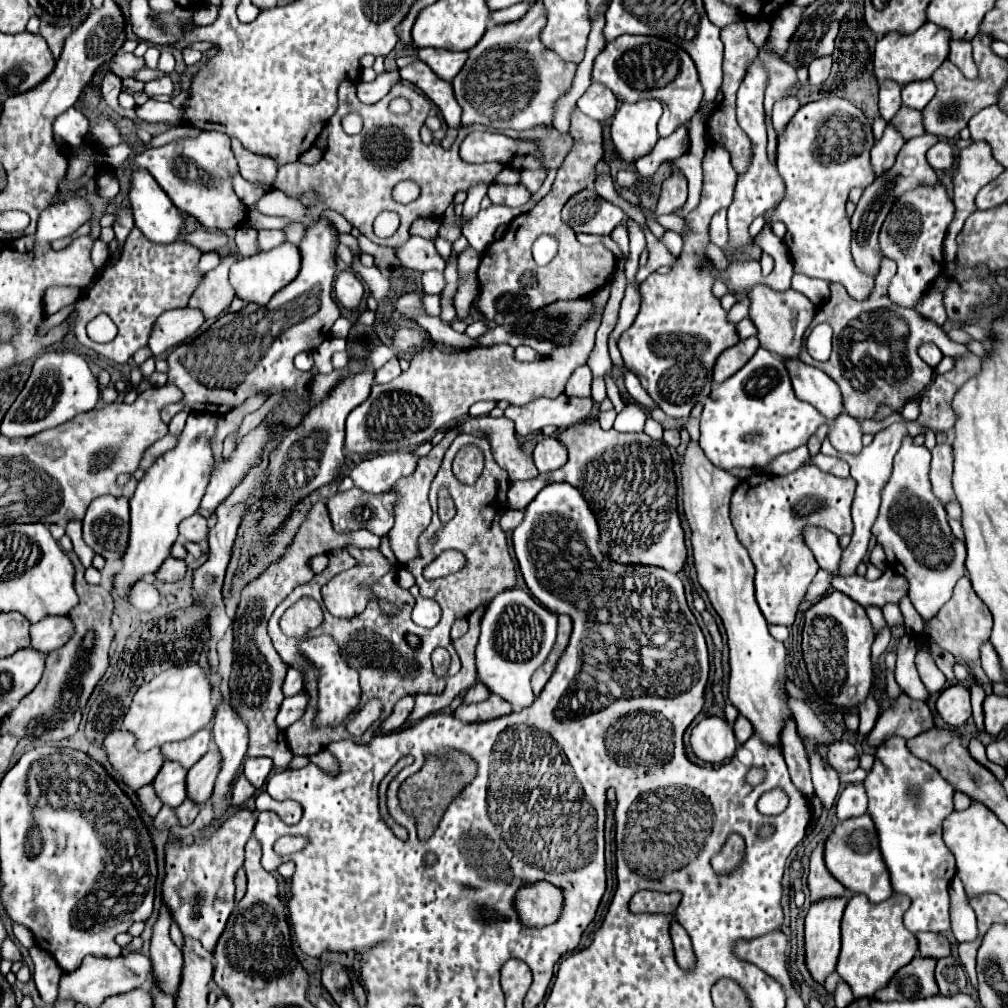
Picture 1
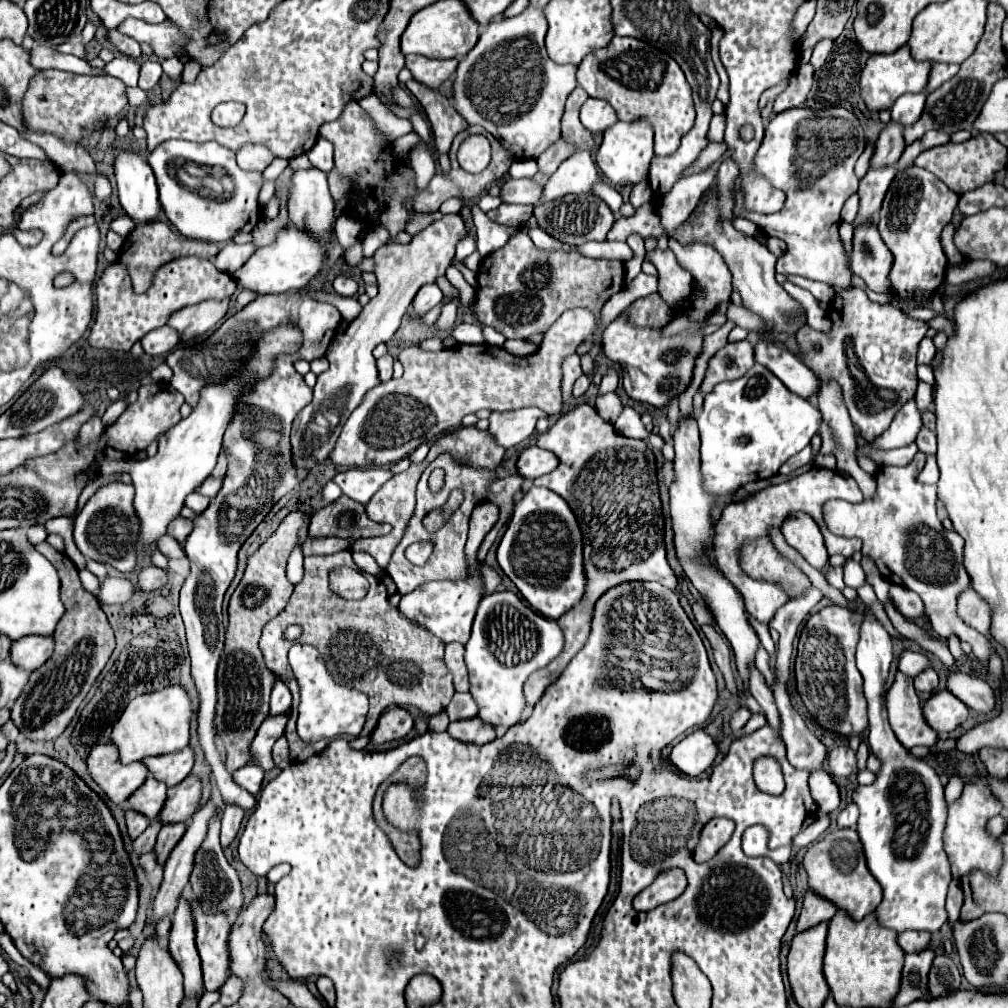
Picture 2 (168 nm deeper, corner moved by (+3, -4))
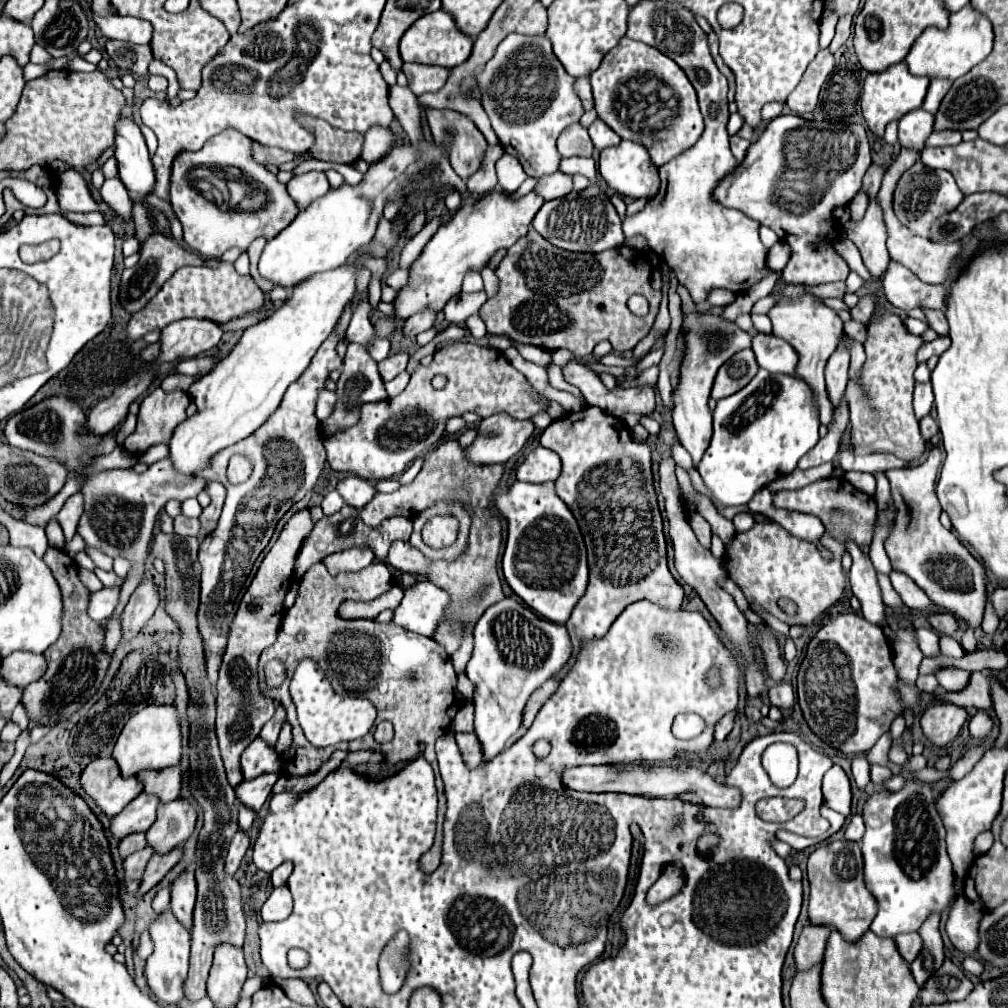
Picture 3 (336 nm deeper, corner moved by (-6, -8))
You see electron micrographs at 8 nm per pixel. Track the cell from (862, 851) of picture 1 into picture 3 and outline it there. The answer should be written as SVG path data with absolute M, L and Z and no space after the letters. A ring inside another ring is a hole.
M834 841L818 847L808 857L808 917L812 925L826 925L836 931L846 941L858 941L864 935L876 913L876 899L864 885L864 861L860 845L854 841ZM852 877L852 879L850 879Z

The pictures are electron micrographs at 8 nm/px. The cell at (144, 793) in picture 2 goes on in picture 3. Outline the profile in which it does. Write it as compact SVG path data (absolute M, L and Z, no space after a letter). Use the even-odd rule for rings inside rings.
M140 793L132 799L116 817L110 819L110 833L116 839L124 839L130 833L146 831L156 819L158 797Z

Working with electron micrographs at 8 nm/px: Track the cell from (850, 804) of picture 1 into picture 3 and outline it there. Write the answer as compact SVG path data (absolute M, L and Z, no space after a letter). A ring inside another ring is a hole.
M856 813L850 821L850 825L846 827L846 839L848 841L860 841L864 835L864 821L862 821L862 815Z

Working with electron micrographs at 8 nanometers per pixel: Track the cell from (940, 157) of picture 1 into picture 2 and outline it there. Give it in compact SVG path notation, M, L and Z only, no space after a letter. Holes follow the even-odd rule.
M979 133L965 143L947 143L947 145L927 149L915 159L915 165L925 167L941 181L945 181L947 187L951 187L955 193L961 195L965 191L971 191L975 187L993 181L993 175L1005 169L1005 161L1007 161L1007 147L1003 147L991 133Z

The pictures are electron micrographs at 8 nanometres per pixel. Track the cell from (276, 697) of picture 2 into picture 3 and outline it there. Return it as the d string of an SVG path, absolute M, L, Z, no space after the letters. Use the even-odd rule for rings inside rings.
M276 715L274 719L270 719L262 731L260 731L260 739L264 739L266 743L270 743L270 747L276 747L276 739L278 739L278 733L280 733L280 725L282 725L282 717Z

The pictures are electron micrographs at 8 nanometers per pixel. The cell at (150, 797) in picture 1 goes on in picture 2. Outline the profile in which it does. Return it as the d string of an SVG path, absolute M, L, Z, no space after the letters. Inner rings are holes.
M127 811L125 819L127 819L127 831L133 839L139 837L147 829L147 825L151 823L151 819L145 815L139 815L139 811Z

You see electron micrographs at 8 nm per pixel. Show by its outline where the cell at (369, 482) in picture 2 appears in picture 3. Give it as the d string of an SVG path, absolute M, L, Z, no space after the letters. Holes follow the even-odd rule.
M348 477L348 479L342 479L336 487L336 491L340 493L340 497L344 499L346 505L350 507L356 507L356 509L362 509L374 495L376 495L376 489L372 483L360 479L360 477Z

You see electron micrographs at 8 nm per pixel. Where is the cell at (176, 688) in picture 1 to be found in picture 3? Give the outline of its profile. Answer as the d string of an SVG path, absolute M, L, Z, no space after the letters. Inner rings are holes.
M148 705L142 711L138 711L134 717L128 719L124 725L112 757L116 759L122 777L134 777L140 771L146 769L166 769L174 767L180 763L182 757L182 735L180 735L180 725L178 725L178 713L174 705Z

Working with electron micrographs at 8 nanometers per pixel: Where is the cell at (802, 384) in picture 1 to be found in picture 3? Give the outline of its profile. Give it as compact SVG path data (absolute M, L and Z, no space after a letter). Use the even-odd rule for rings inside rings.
M756 333L752 339L752 351L762 369L770 373L786 373L786 375L796 373L798 355L794 347L788 345L784 339L776 335Z

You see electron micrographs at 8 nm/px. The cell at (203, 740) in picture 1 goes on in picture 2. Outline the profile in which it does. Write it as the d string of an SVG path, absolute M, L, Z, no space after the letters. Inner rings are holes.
M187 745L185 749L169 753L169 755L157 755L157 757L143 759L143 763L147 765L149 775L165 781L167 787L173 787L191 773L193 763L195 763L195 749Z

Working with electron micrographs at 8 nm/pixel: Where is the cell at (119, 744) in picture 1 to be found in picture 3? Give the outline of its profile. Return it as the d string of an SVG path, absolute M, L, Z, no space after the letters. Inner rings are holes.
M100 757L86 765L80 783L106 817L118 815L134 797L142 793L136 777L124 779L112 757Z

